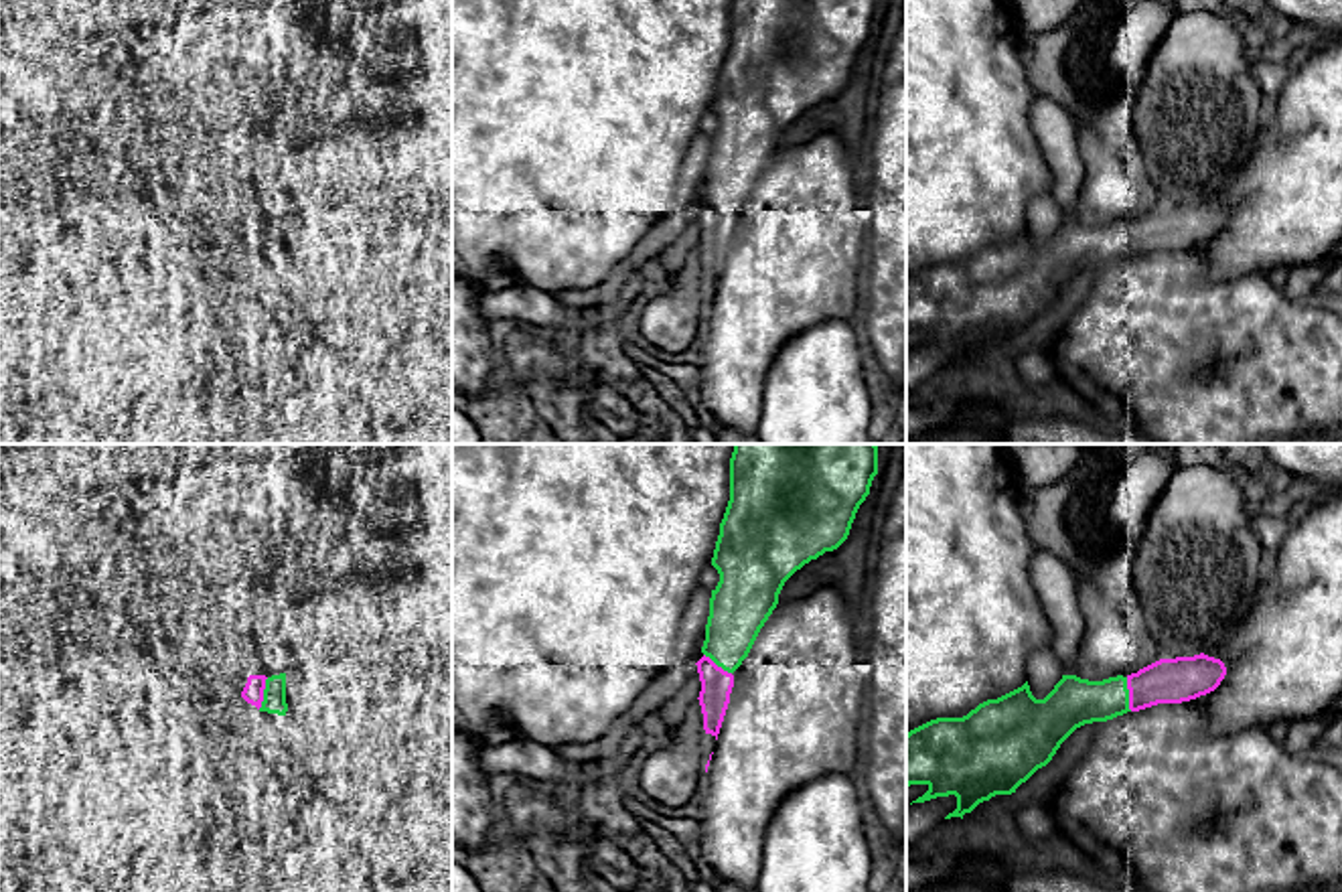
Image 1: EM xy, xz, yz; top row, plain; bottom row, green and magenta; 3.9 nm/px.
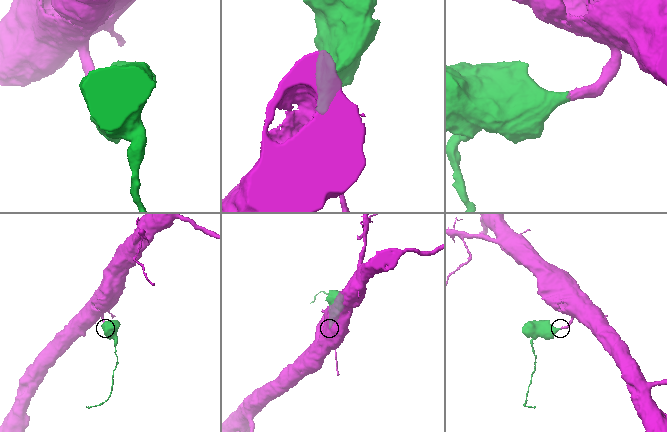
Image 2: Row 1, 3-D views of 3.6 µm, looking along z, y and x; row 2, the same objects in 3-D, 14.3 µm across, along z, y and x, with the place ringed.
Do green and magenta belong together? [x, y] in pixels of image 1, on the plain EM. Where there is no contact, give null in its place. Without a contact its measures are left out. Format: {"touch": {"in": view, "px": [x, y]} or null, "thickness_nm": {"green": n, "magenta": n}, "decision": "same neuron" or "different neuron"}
{"touch": {"in": "yz", "px": [1128, 240]}, "thickness_nm": {"green": 200, "magenta": 180}, "decision": "same neuron"}

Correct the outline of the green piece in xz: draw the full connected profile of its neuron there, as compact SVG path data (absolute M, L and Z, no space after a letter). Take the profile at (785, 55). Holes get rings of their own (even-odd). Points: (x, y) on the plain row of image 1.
M732 0L730 47L712 103L720 128L710 144L703 203L695 209L705 280L718 286L734 233L732 219L776 154L785 128L847 85L876 20L878 0Z

